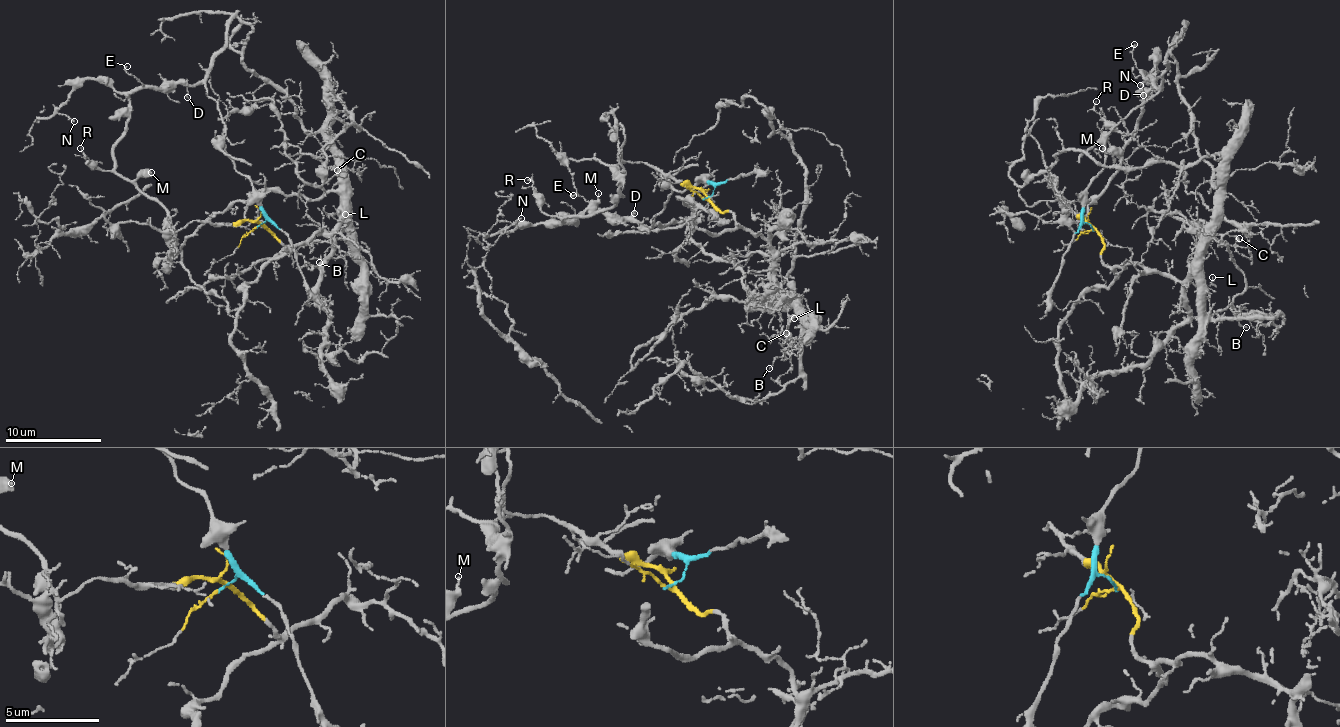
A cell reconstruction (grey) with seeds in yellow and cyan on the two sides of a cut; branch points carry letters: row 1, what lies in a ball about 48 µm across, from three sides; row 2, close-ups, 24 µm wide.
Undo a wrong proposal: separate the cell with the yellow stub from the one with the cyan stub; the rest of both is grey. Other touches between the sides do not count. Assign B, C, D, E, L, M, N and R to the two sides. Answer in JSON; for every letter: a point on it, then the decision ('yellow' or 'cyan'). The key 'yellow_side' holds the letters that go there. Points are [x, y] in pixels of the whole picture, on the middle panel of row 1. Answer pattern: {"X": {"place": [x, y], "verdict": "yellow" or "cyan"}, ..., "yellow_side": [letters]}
{"B": {"place": [769, 368], "verdict": "yellow"}, "C": {"place": [786, 333], "verdict": "yellow"}, "D": {"place": [634, 213], "verdict": "cyan"}, "E": {"place": [573, 195], "verdict": "cyan"}, "L": {"place": [794, 318], "verdict": "yellow"}, "M": {"place": [598, 193], "verdict": "cyan"}, "N": {"place": [521, 218], "verdict": "cyan"}, "R": {"place": [527, 180], "verdict": "cyan"}, "yellow_side": ["B", "C", "L"]}

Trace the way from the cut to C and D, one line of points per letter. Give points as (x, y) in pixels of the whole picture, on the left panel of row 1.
C: (257, 225), (289, 250), (305, 245), (322, 230), (329, 233), (338, 220), (340, 175), (338, 169)
D: (257, 225), (267, 218), (260, 196), (233, 167), (219, 108), (202, 83), (190, 86), (187, 81), (187, 98)

